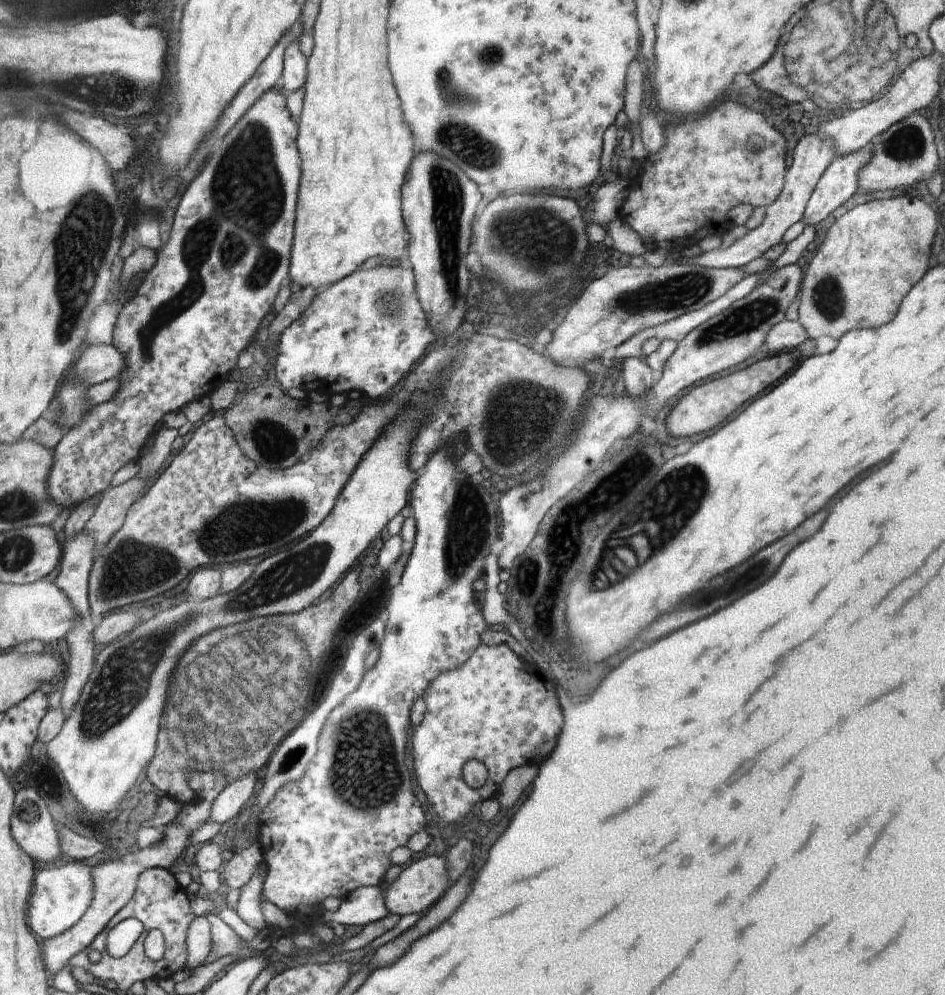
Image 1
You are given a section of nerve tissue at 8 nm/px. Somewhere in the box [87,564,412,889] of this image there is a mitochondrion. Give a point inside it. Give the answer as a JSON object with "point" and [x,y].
{"point":[236,694]}

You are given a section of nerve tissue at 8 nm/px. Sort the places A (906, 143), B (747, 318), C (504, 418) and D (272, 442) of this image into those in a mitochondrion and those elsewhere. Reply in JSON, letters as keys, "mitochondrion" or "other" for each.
{"A":"mitochondrion","B":"mitochondrion","C":"mitochondrion","D":"mitochondrion"}

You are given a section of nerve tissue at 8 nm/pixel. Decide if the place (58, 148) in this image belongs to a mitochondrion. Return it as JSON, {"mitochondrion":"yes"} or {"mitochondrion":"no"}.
{"mitochondrion":"no"}

